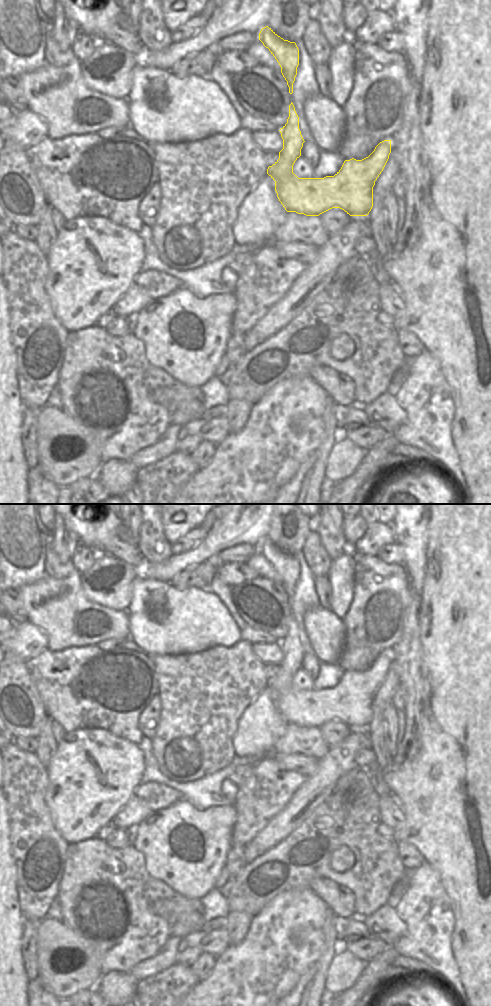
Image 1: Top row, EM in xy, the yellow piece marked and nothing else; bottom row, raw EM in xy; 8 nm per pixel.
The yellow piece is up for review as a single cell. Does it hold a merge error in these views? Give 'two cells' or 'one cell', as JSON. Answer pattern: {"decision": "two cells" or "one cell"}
{"decision": "one cell"}

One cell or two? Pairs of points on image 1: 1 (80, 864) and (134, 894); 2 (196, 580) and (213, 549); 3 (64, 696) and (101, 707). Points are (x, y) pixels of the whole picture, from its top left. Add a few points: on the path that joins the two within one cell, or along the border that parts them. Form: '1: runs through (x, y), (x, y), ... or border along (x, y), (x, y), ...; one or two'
1: runs through (93, 872), (98, 877), (108, 878), (121, 888); one
2: border along (216, 561), (206, 560), (185, 569); two
3: runs through (73, 696), (92, 699); one

